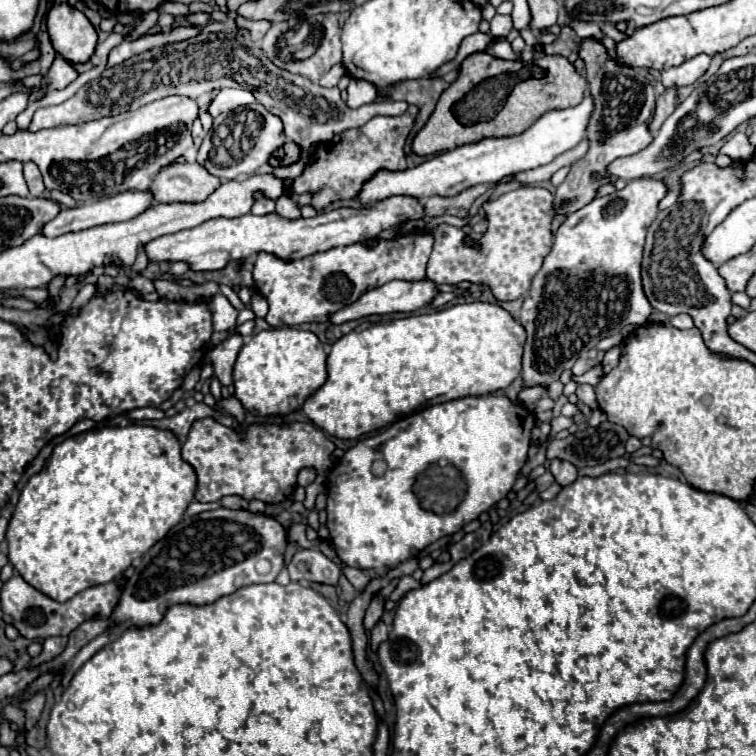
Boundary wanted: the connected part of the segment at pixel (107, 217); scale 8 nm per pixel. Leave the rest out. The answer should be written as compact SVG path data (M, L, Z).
M125 191L113 197L105 197L101 201L79 205L75 209L63 209L53 221L45 223L41 233L57 237L105 223L129 221L135 215L143 213L149 205L151 205L149 191Z

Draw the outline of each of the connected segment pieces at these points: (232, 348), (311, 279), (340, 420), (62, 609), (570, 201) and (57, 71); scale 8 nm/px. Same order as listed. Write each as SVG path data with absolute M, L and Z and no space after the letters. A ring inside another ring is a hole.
M231 335L223 343L219 343L215 349L211 349L203 361L203 365L211 365L215 377L223 387L229 387L233 383L233 363L237 359L237 351L241 351L245 339L241 335Z
M421 231L379 241L379 245L373 249L367 249L361 243L353 243L349 247L333 247L329 251L321 251L317 255L309 255L291 263L285 263L267 253L259 253L253 269L253 279L255 289L265 295L269 303L265 321L271 327L295 327L311 321L325 323L329 313L357 301L369 289L381 287L395 279L427 279L425 269L431 247L433 237Z
M473 301L473 303L457 303L453 307L445 307L441 311L433 311L427 315L411 315L411 317L403 317L403 319L393 319L387 323L371 324L369 329L365 331L353 331L345 337L341 337L339 341L333 343L331 347L331 355L327 357L327 361L331 361L331 373L325 381L325 385L305 401L303 411L305 415L323 431L327 431L331 437L339 437L339 439L357 439L361 435L367 435L371 431L383 429L387 425L391 425L397 417L409 415L411 411L417 411L421 407L427 405L437 405L437 403L445 403L451 399L459 399L459 397L467 397L467 395L487 395L499 389L509 387L521 373L521 355L523 355L523 343L525 343L525 329L521 327L519 321L515 321L505 309L501 309L499 305L491 305L491 303L481 303L481 301Z
M11 577L1 589L3 619L5 619L5 623L11 623L13 627L17 627L17 631L31 641L43 641L53 635L69 635L81 623L89 621L93 615L109 617L121 595L119 585L121 585L121 579L115 579L105 585L89 587L65 603L57 603L57 601L49 599L47 595L39 593L37 589L33 589L29 583L25 583L23 577Z
M595 39L581 41L579 57L587 65L585 79L589 83L589 95L593 95L595 109L587 127L589 151L585 153L585 157L581 157L571 165L571 173L557 187L555 193L555 209L561 215L569 215L581 209L583 205L587 205L591 199L595 199L597 187L605 183L605 165L609 165L617 157L633 155L645 149L653 141L653 135L647 125L649 119L653 119L655 91L653 85L647 81L647 77L639 69L623 67L615 59L605 55L605 51L601 51L601 43ZM611 127L623 127L623 129L611 133Z
M57 55L49 69L49 77L51 77L49 89L63 89L77 77L77 71L71 67L71 63L67 63L61 55Z

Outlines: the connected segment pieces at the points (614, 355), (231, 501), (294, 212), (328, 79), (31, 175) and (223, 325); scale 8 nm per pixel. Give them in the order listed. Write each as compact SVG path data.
M613 346L604 353L601 364L605 375L618 365L620 354L621 349L618 346Z
M227 495L221 499L221 505L223 507L229 507L229 509L247 509L249 507L249 501L247 499L241 499L239 495Z
M277 199L277 215L285 215L285 219L299 219L301 211L295 205L295 199Z
M337 65L337 67L333 67L333 69L319 81L319 85L321 85L321 87L335 87L335 85L339 83L339 79L341 79L343 73L345 73L343 65Z
M27 163L23 173L25 173L25 181L27 181L27 187L29 187L29 193L31 193L33 197L41 197L43 191L45 191L45 185L43 185L39 167L37 167L35 163Z
M223 293L211 297L207 305L209 305L211 317L213 317L213 329L215 331L227 331L227 329L235 327L239 311L229 303L229 299Z

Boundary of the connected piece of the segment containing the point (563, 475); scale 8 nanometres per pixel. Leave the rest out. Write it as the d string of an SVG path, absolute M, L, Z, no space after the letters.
M553 459L553 461L551 461L551 473L555 475L555 479L557 479L559 485L575 483L575 479L579 477L577 467L573 467L573 463L565 463L565 461L561 461L561 459Z

